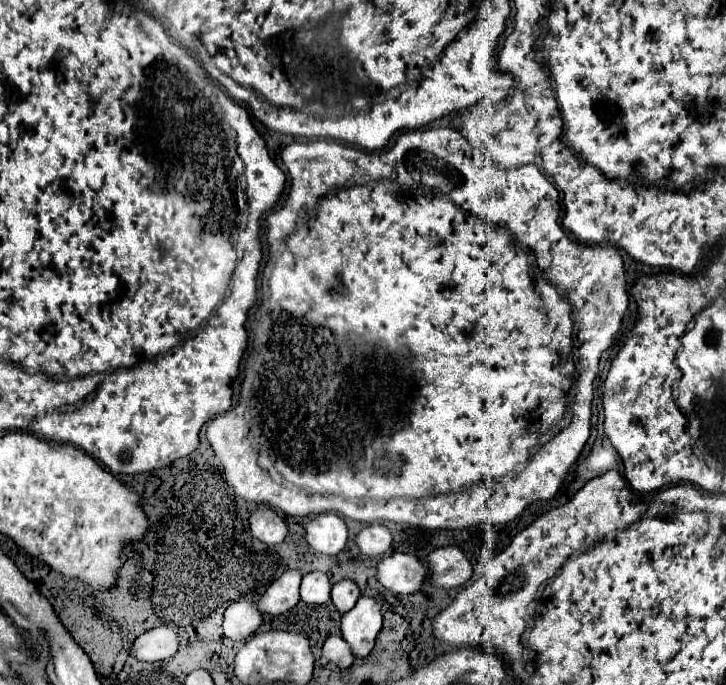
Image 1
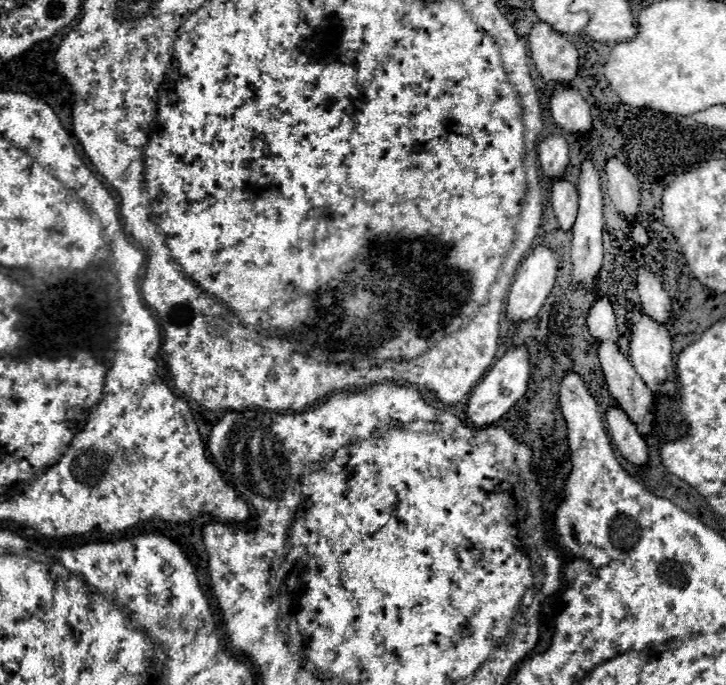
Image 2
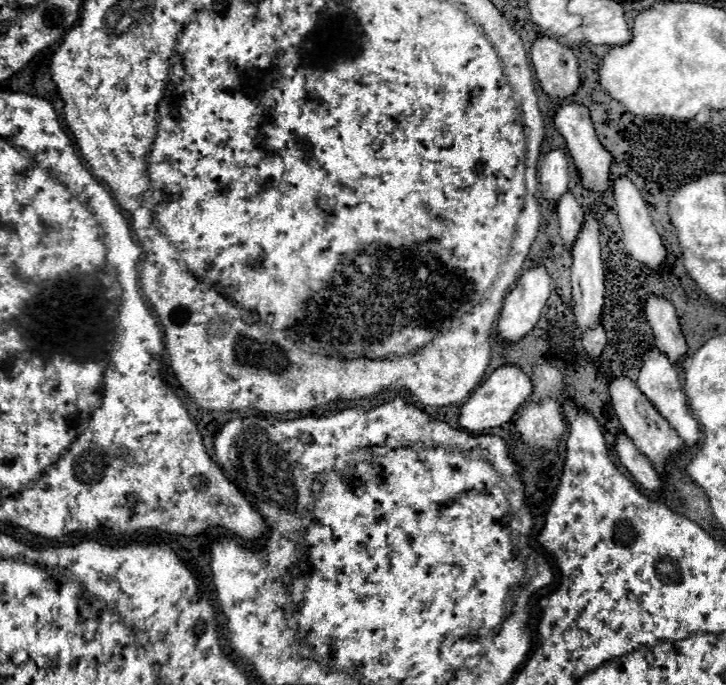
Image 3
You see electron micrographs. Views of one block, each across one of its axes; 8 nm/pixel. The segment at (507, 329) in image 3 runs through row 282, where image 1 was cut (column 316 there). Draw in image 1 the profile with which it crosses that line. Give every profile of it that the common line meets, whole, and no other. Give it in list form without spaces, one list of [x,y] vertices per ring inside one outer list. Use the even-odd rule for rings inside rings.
[[[326,512],[326,514],[318,514],[316,518],[308,520],[306,524],[306,542],[322,554],[338,554],[340,550],[344,550],[348,540],[348,530],[346,524],[340,516]]]

